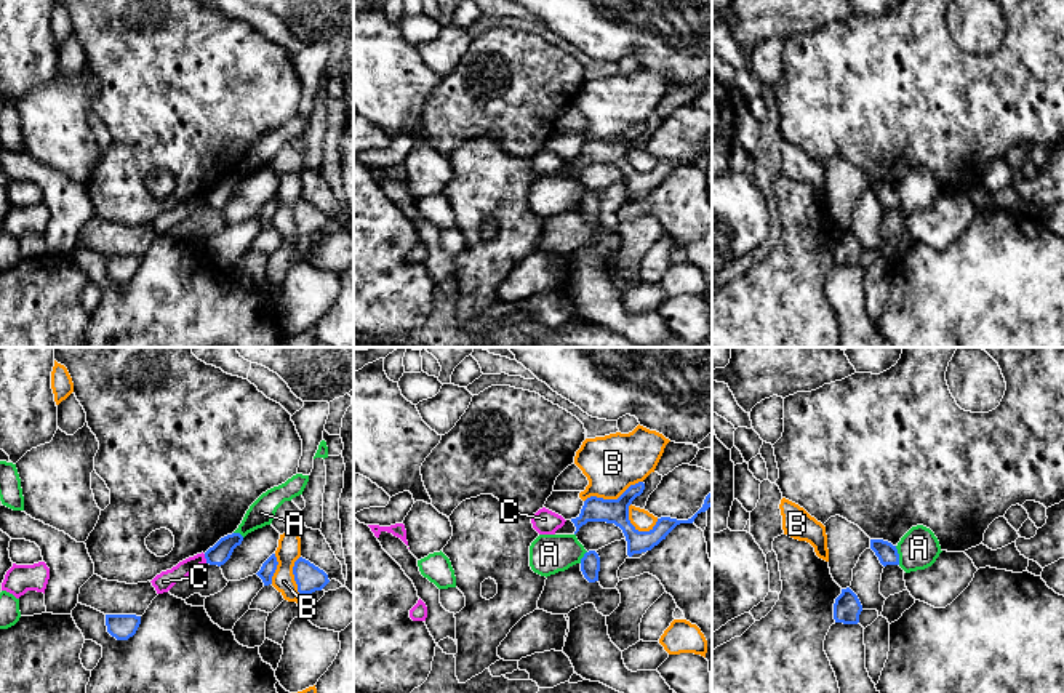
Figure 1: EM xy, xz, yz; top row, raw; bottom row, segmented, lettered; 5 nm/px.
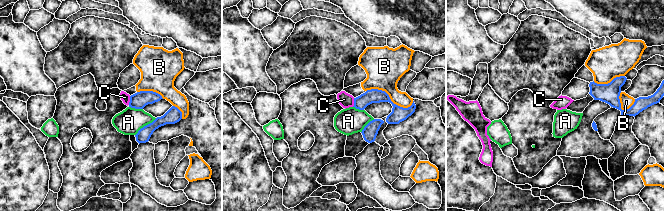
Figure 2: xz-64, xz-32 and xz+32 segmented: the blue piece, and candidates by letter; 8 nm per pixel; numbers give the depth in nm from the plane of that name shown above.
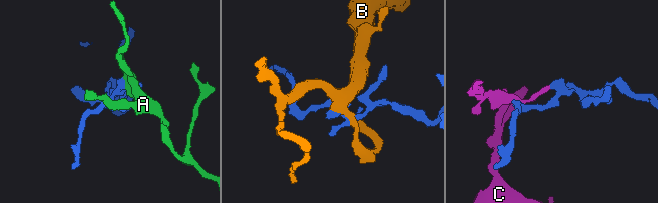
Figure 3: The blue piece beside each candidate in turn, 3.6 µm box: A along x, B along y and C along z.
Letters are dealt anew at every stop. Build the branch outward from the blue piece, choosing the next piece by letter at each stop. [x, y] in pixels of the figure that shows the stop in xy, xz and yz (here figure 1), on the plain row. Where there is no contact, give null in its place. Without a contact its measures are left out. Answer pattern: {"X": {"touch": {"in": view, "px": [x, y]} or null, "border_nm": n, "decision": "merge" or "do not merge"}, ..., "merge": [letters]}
{"A": {"touch": {"in": "yz", "px": [898, 197]}, "border_nm": 100, "decision": "do not merge"}, "B": {"touch": {"in": "xz", "px": [613, 141]}, "border_nm": 320, "decision": "do not merge"}, "C": {"touch": {"in": "xy", "px": [205, 199]}, "border_nm": 50, "decision": "do not merge"}, "merge": []}

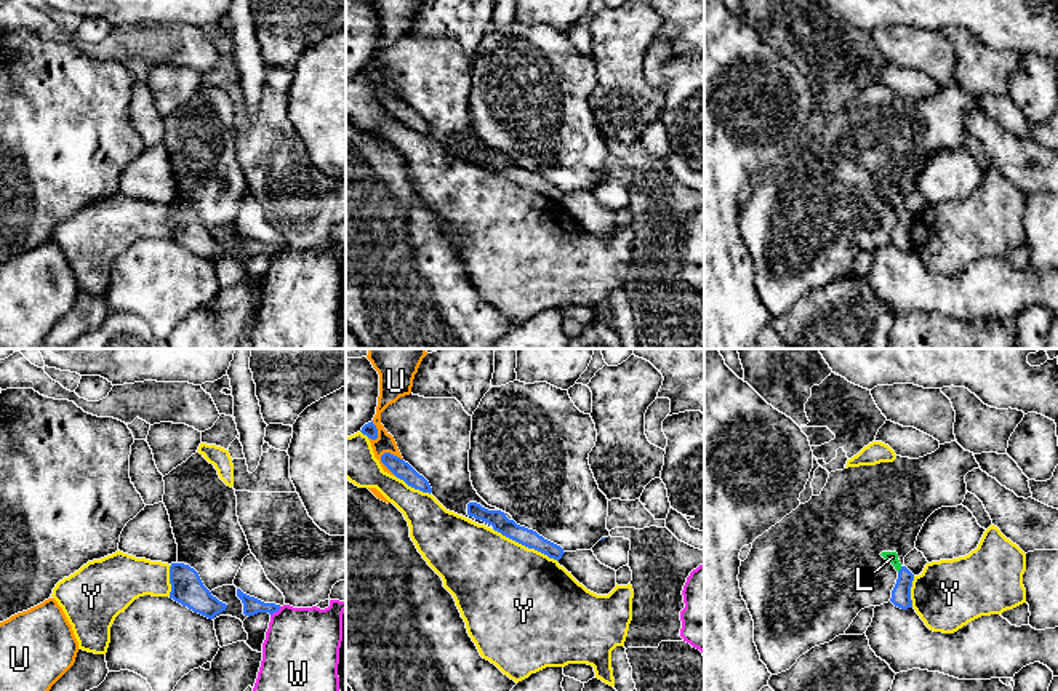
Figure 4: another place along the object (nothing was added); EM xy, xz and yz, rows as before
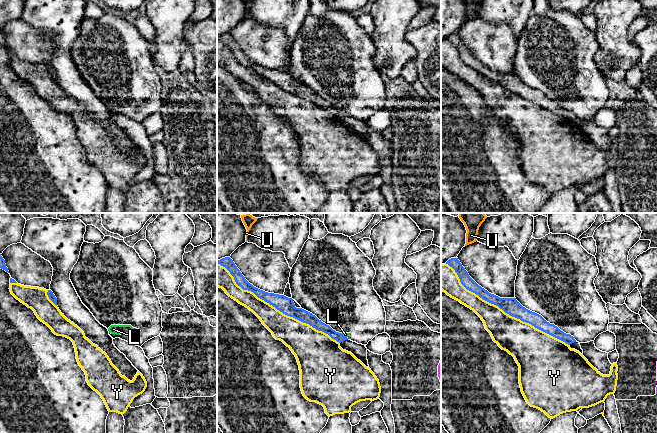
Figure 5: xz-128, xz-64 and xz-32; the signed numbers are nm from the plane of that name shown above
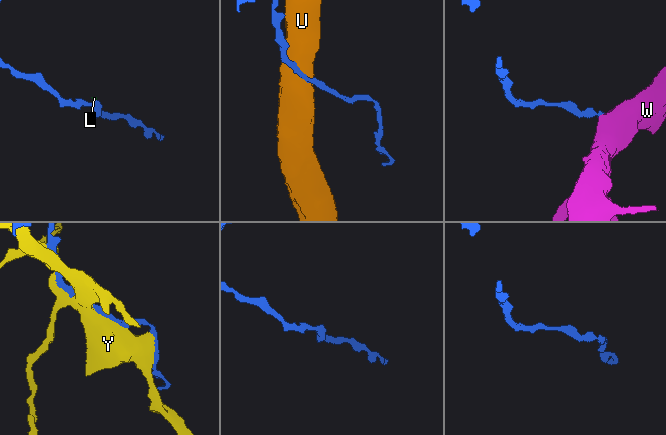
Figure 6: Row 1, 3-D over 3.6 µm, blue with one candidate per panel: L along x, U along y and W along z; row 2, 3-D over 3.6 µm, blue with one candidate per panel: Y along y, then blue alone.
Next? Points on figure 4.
{"L": {"touch": {"in": "yz", "px": [900, 211]}, "border_nm": 40, "decision": "do not merge"}, "U": {"touch": {"in": "xz", "px": [384, 106]}, "border_nm": 140, "decision": "do not merge"}, "W": {"touch": {"in": "xy", "px": [276, 253]}, "border_nm": 80, "decision": "do not merge"}, "Y": {"touch": {"in": "xz", "px": [525, 187]}, "border_nm": 360, "decision": "do not merge"}, "merge": []}

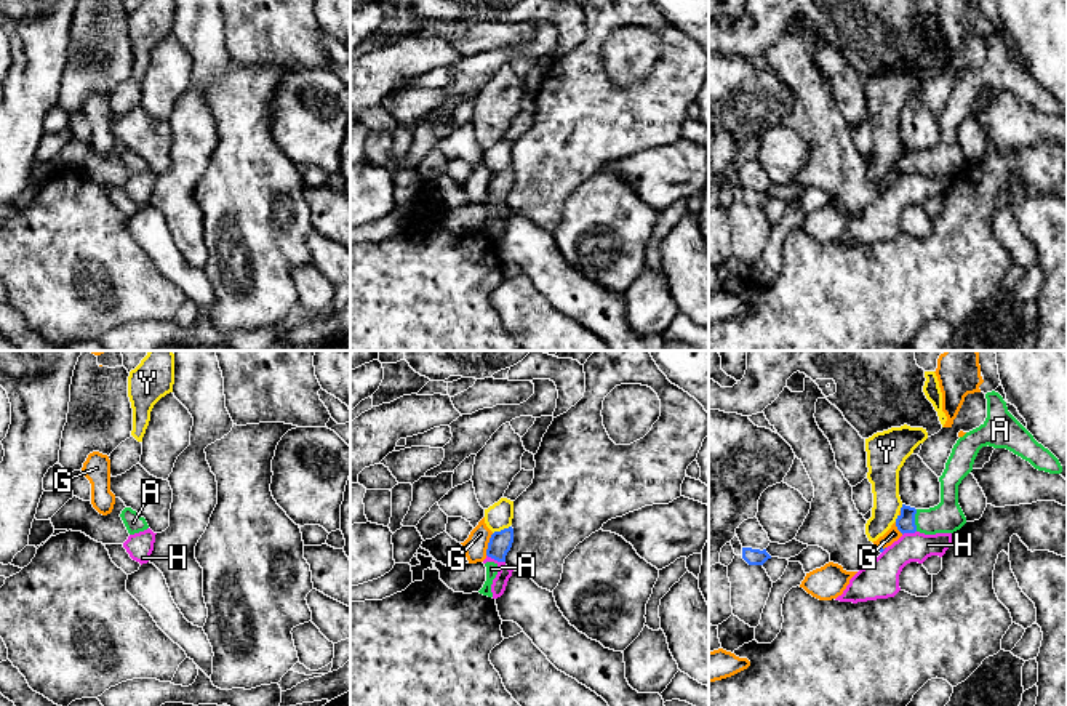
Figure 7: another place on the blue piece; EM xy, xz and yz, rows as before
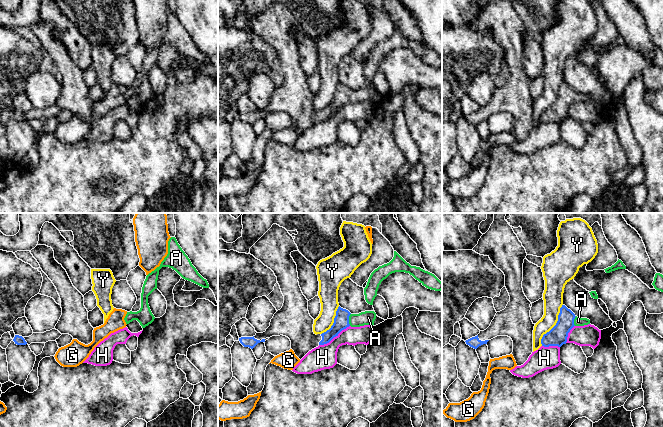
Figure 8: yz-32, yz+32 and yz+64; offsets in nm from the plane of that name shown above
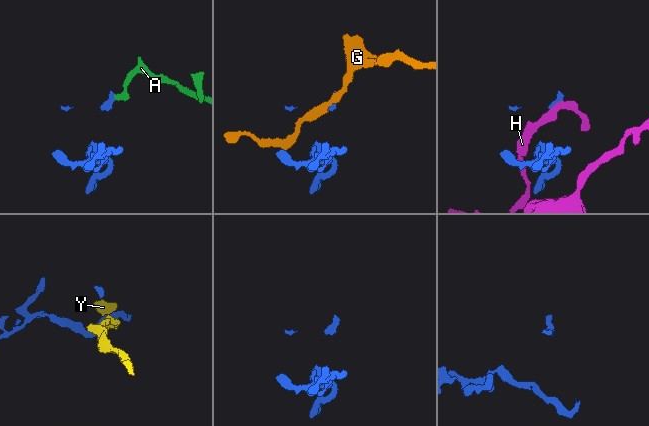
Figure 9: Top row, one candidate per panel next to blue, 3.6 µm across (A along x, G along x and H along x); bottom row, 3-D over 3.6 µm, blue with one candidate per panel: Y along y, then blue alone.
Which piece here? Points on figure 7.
{"A": {"touch": {"in": "yz", "px": [914, 162]}, "border_nm": 110, "decision": "merge"}, "G": {"touch": {"in": "xz", "px": [488, 186]}, "border_nm": 120, "decision": "do not merge"}, "H": {"touch": {"in": "xz", "px": [496, 200]}, "border_nm": 100, "decision": "do not merge"}, "Y": {"touch": {"in": "xz", "px": [501, 172]}, "border_nm": 100, "decision": "do not merge"}, "merge": ["A"]}

